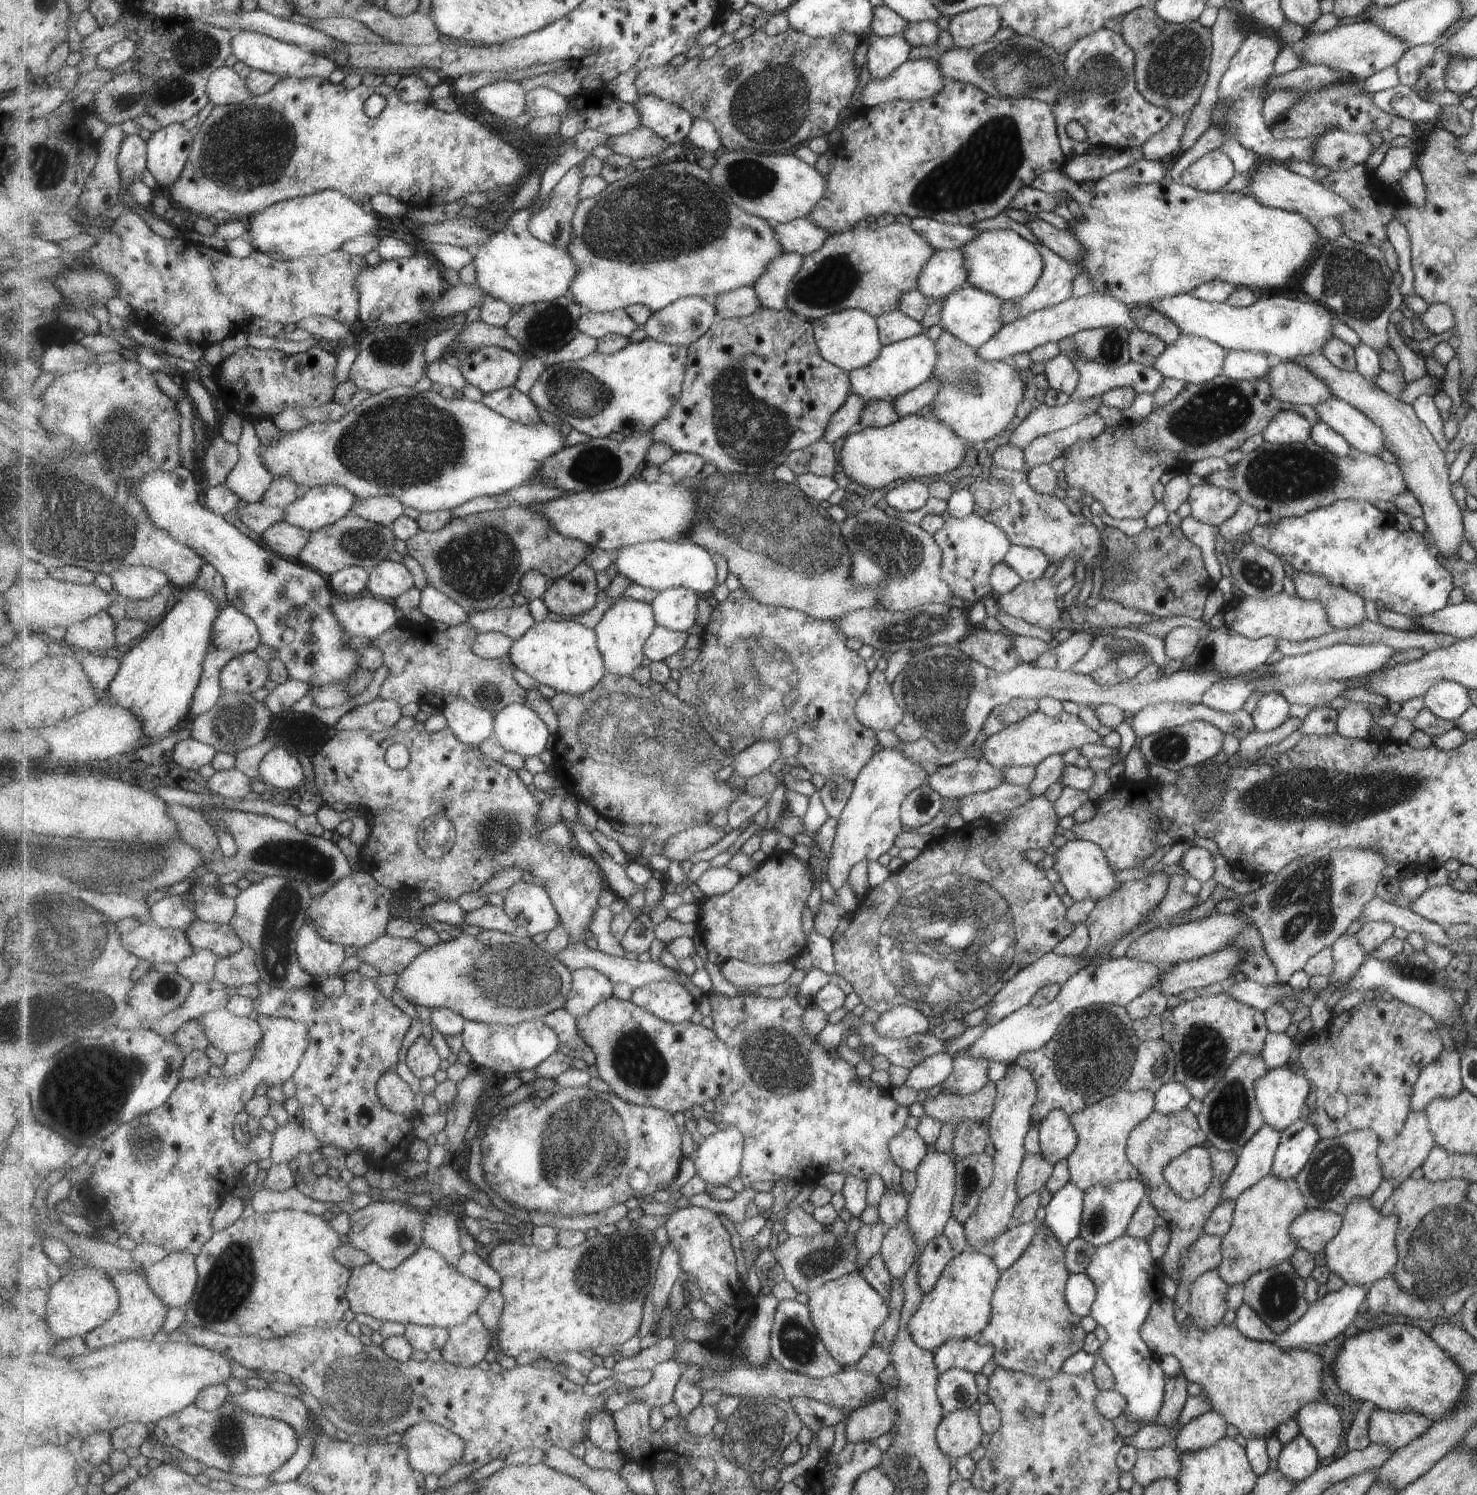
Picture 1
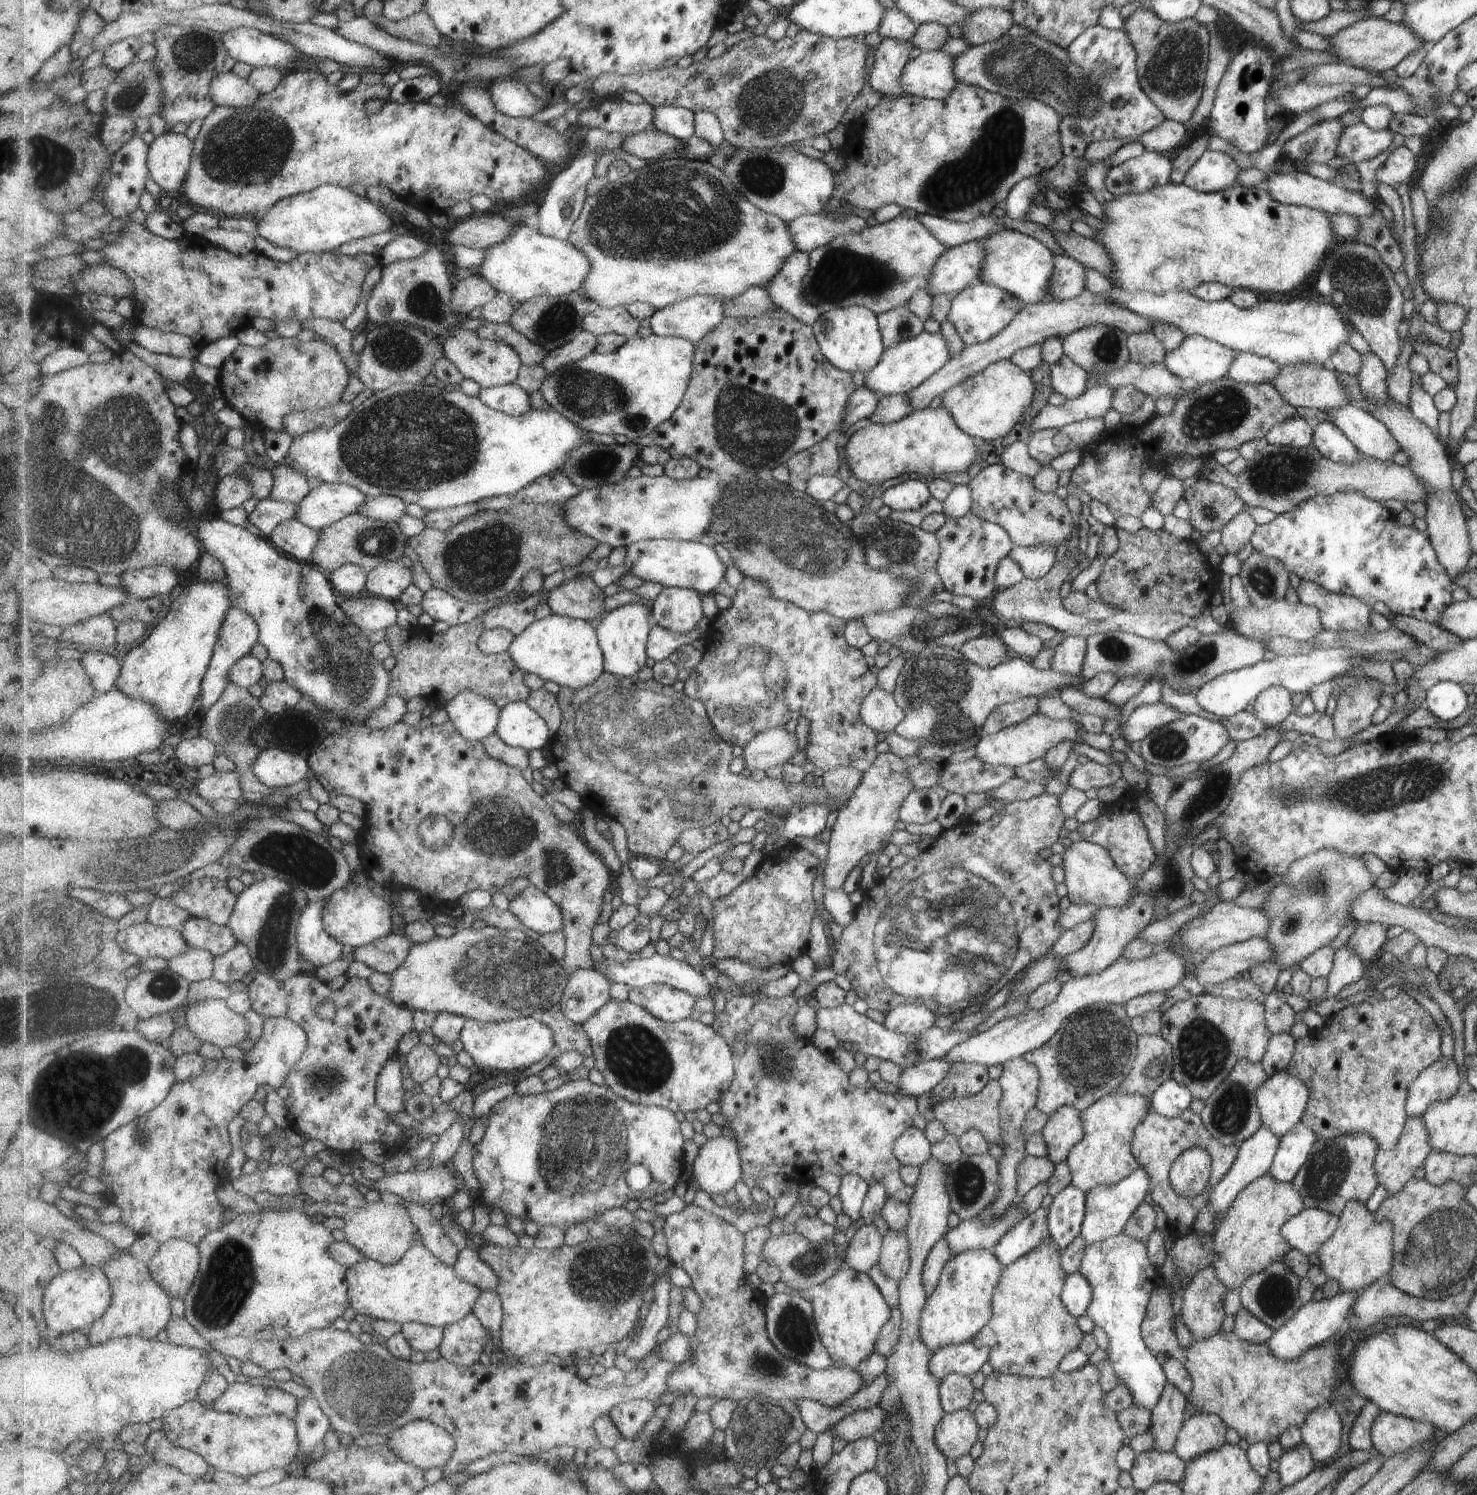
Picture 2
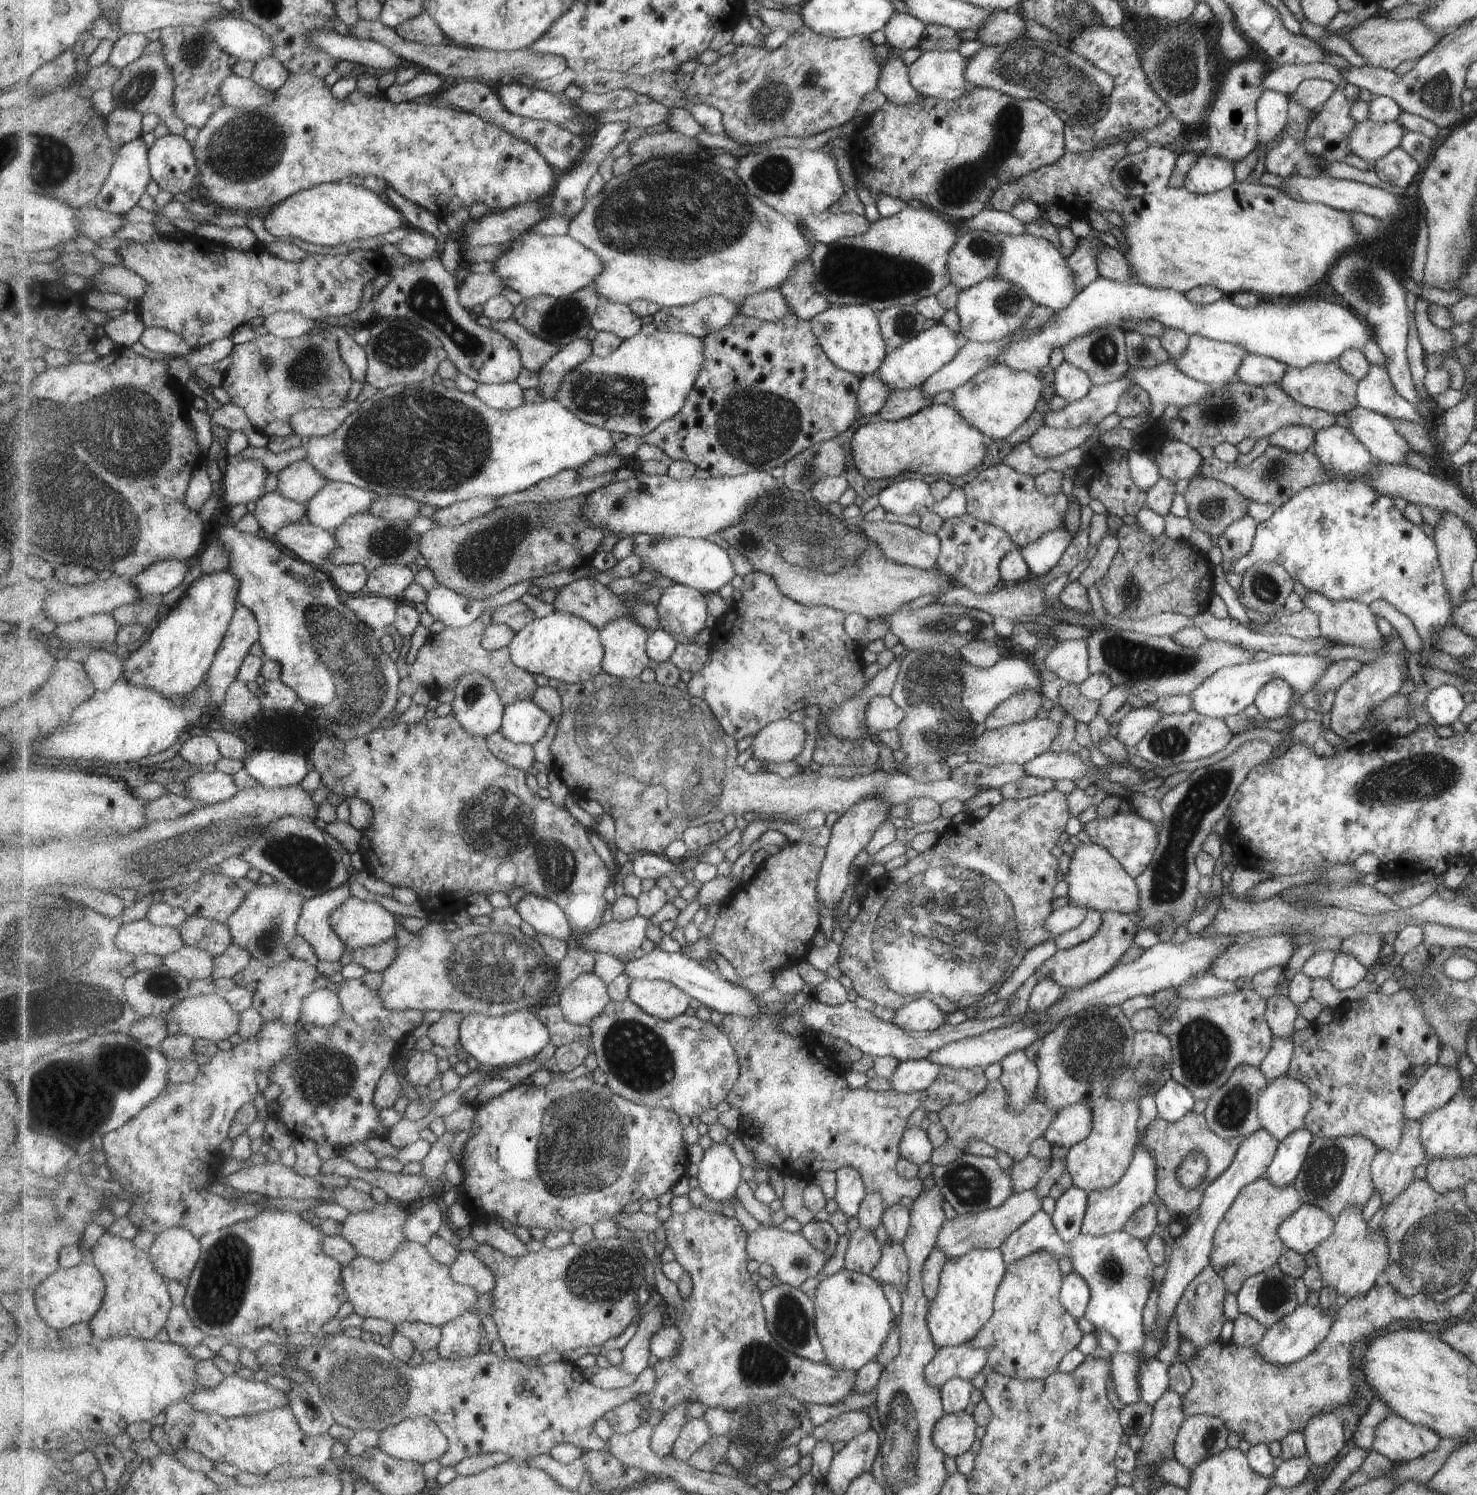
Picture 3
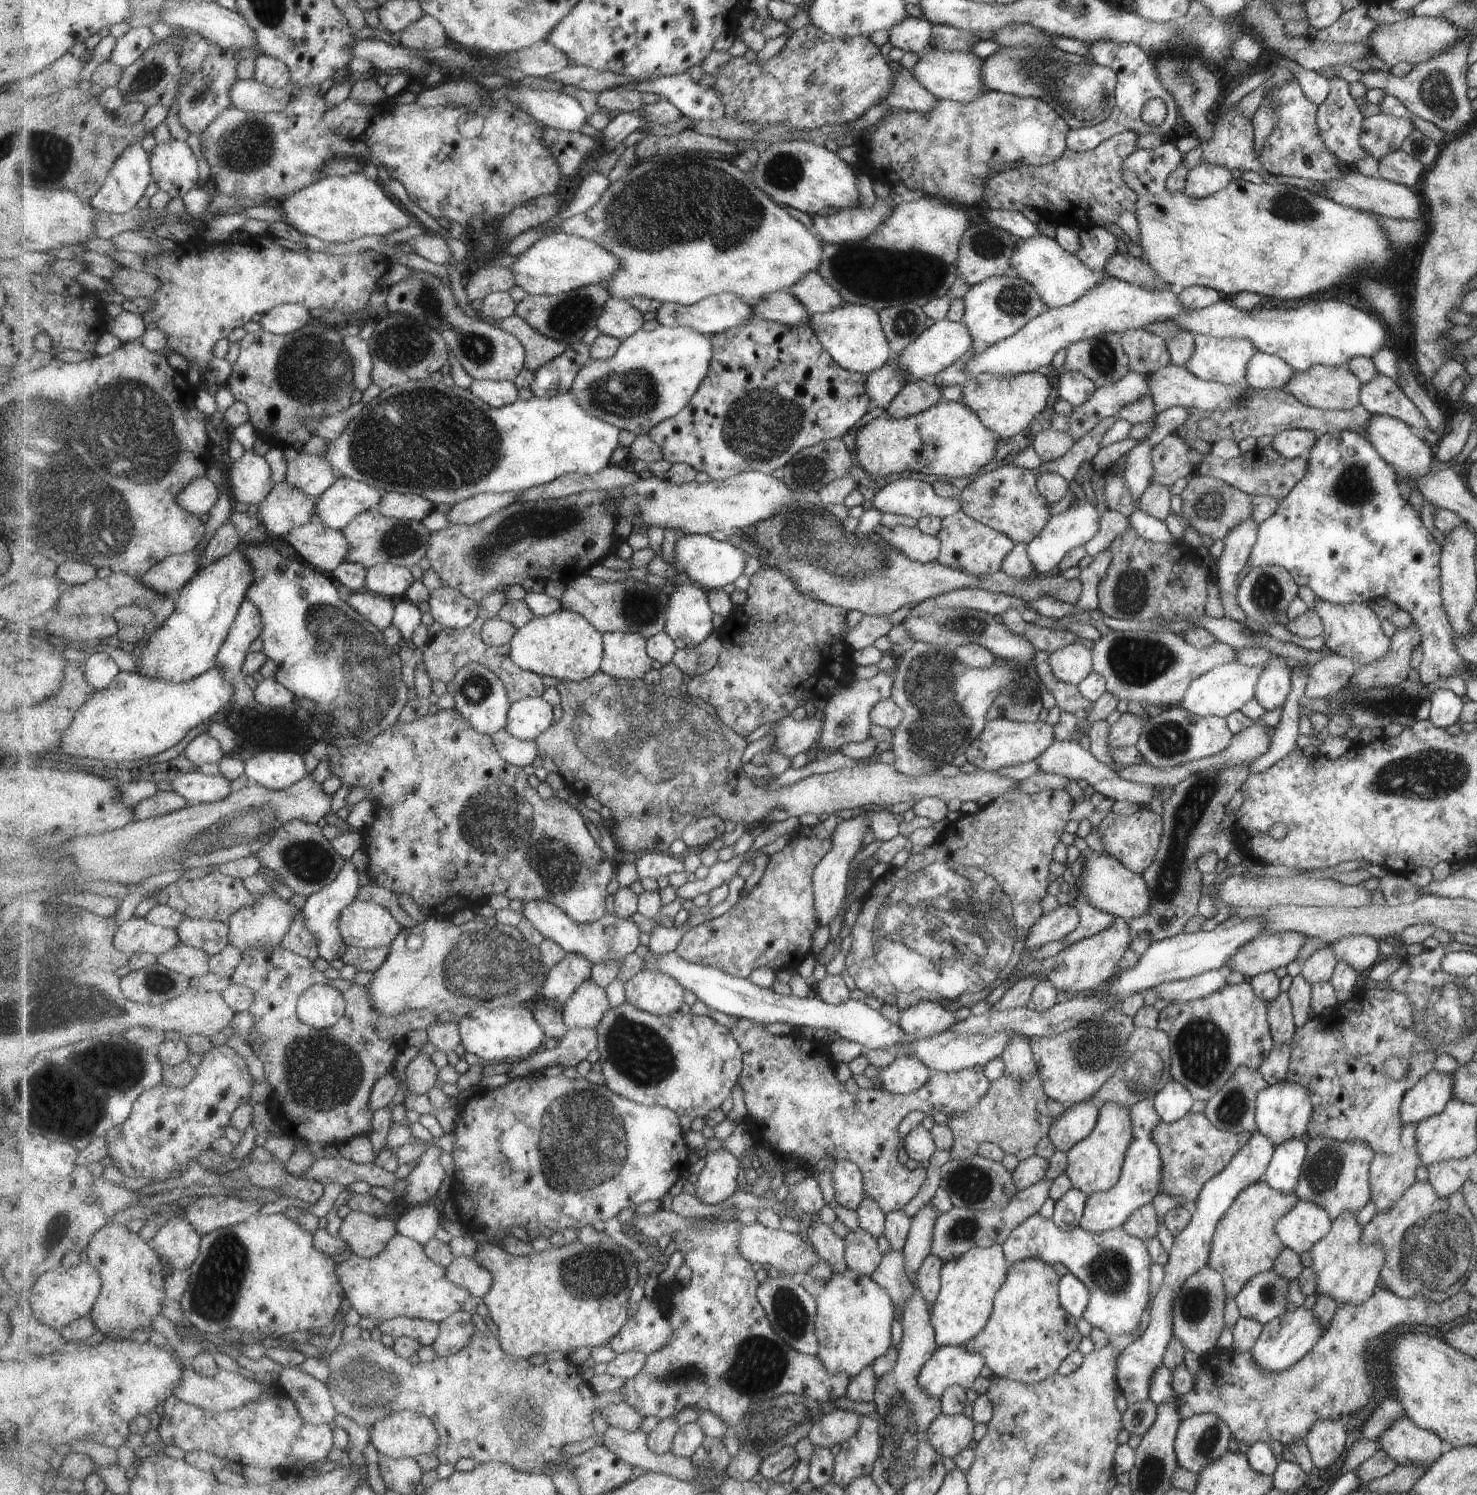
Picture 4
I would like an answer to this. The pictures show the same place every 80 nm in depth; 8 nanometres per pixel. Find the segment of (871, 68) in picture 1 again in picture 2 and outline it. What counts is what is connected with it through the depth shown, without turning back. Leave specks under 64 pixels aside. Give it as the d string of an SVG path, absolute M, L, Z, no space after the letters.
M882 38L872 52L872 70L869 86L881 95L903 97L899 80L902 68L908 61L907 53L913 46L909 41Z

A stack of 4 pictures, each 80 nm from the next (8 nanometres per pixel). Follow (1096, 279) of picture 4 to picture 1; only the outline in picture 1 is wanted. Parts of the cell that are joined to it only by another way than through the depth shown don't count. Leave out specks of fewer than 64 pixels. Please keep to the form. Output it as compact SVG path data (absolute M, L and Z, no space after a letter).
M1009 229L977 233L960 246L960 251L966 272L965 283L1002 301L1026 295L1041 278L1043 263L1038 249L1034 243L1025 241Z

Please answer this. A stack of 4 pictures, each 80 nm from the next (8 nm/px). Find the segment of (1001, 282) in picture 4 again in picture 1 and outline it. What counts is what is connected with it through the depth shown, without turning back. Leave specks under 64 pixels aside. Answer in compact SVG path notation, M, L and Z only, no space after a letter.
M963 282L941 300L938 326L971 348L981 347L1003 325L999 314L1003 301L969 283Z

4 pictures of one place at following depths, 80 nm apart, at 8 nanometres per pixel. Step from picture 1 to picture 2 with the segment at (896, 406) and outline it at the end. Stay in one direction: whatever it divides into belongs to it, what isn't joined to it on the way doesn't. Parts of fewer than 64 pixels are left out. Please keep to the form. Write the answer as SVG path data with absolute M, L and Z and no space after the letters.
M1083 289L1077 296L1070 299L1026 304L1010 320L1010 324L1002 328L997 335L985 342L963 347L959 356L949 359L929 379L925 379L909 391L906 394L908 407L912 411L924 409L935 396L942 395L948 388L966 379L969 375L983 370L988 364L1008 359L1016 350L1024 349L1032 344L1043 343L1051 336L1063 340L1073 331L1096 324L1118 328L1127 335L1150 330L1148 319L1127 310L1124 306L1111 302L1109 297L1108 292L1091 293Z

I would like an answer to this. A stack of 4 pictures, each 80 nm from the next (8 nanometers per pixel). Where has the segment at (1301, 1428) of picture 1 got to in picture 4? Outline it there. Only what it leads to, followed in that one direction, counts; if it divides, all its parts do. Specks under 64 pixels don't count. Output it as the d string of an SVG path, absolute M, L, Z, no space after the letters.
M1319 1420L1304 1440L1315 1469L1326 1469L1337 1460L1345 1444L1345 1428L1337 1420Z

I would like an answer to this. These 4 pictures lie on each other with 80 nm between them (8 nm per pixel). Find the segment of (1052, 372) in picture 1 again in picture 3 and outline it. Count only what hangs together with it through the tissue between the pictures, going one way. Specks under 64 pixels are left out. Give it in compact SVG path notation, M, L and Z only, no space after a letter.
M1065 361L1054 370L1055 395L1065 399L1067 403L1075 402L1085 396L1091 386L1092 383L1083 370L1074 368Z

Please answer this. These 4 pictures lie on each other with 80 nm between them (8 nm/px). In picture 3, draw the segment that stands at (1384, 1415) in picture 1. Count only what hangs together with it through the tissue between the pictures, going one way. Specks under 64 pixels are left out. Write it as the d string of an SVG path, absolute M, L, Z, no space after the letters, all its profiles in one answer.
M1389 1413L1375 1427L1371 1450L1401 1464L1417 1459L1434 1449L1441 1437L1433 1429L1411 1424L1398 1414Z

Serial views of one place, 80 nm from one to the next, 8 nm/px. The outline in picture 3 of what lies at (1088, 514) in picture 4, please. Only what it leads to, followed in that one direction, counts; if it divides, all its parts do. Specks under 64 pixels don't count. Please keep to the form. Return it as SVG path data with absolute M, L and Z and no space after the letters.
M1064 525L1045 532L1021 549L1021 556L1029 568L1030 576L1046 574L1058 563L1074 536L1067 534Z

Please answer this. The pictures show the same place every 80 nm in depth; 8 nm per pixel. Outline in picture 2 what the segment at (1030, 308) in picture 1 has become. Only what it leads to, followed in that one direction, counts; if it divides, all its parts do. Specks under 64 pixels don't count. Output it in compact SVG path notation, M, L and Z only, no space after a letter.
M1054 255L1053 262L1057 275L1050 284L1051 299L1070 299L1077 296L1083 288L1084 266L1067 255Z

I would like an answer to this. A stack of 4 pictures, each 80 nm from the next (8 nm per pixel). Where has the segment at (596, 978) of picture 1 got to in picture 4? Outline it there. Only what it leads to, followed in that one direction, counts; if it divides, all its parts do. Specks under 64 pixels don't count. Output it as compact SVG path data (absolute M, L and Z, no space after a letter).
M587 980L572 998L565 1003L562 1012L567 1027L596 1028L601 1024L603 1016L611 1010L606 989L597 986L595 980Z

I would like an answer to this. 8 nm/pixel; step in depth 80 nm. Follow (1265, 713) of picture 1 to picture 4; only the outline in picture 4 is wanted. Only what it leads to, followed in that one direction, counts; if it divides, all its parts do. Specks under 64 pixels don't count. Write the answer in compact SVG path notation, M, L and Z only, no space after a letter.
M1271 654L1263 662L1263 671L1254 691L1254 699L1265 711L1282 706L1290 692L1292 669L1285 664L1287 659Z

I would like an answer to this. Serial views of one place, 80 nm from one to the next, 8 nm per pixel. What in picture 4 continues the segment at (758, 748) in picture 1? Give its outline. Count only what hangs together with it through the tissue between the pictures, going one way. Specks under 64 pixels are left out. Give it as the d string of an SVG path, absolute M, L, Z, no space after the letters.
M820 713L801 721L787 716L768 732L771 736L775 736L771 751L791 756L793 759L801 752L810 750L822 735L823 722L825 716L820 716Z

